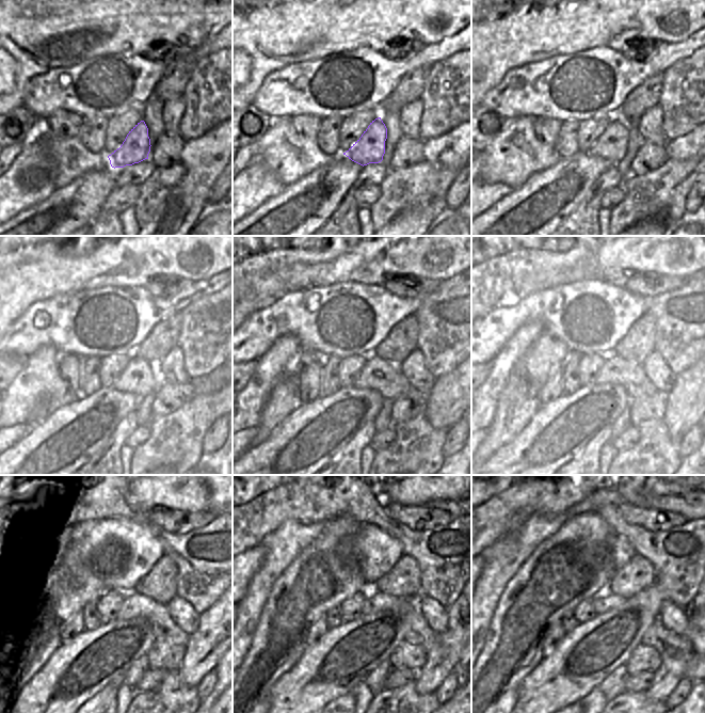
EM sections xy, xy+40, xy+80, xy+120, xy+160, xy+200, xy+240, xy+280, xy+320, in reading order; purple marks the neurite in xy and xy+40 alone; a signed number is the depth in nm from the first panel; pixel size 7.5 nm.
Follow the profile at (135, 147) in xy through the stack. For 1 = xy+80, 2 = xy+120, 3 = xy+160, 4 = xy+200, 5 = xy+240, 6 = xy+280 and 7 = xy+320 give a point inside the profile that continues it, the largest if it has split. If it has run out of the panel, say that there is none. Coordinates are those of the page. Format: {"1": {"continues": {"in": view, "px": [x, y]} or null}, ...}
{"1": {"continues": {"in": "xy+80", "px": [612, 144]}}, "2": {"continues": {"in": "xy+120", "px": [140, 377]}}, "3": {"continues": {"in": "xy+160", "px": [380, 375]}}, "4": {"continues": {"in": "xy+200", "px": [630, 375]}}, "5": {"continues": {"in": "xy+240", "px": [164, 629]}}, "6": {"continues": {"in": "xy+280", "px": [415, 631]}}, "7": {"continues": {"in": "xy+320", "px": [677, 653]}}}

